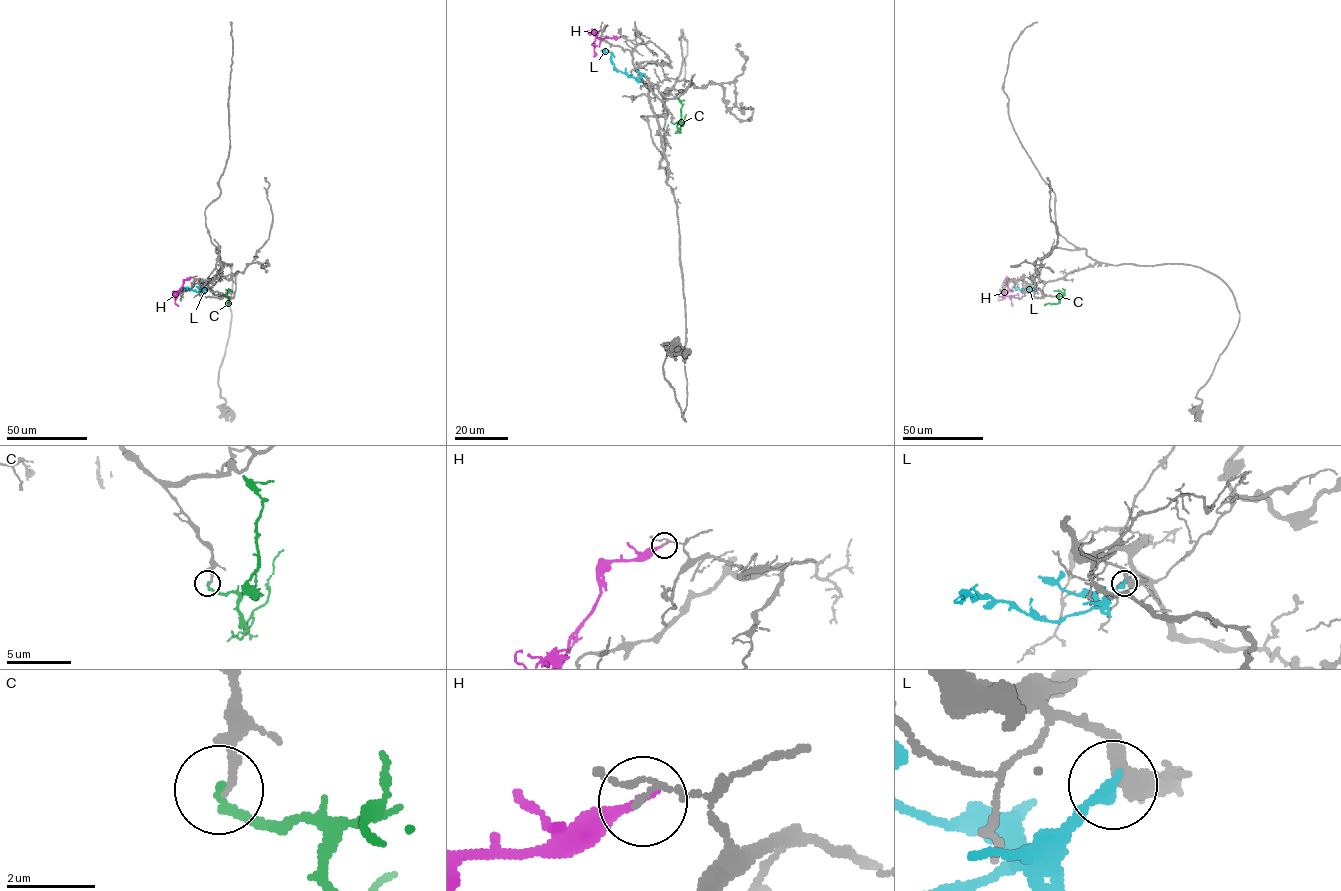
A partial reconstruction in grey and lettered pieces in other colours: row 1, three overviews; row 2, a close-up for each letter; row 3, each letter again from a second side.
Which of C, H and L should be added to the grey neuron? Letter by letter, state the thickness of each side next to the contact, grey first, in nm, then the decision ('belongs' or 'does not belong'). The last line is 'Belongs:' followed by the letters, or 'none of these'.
C: 170 nm thick on the grey side, 200 nm on the other; does not belong
H: 90 nm thick on the grey side, 220 nm on the other; does not belong
L: 360 nm thick on the grey side, 340 nm on the other; does not belong
Belongs: none of these

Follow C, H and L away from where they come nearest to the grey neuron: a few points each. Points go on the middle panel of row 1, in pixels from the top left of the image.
C: (671, 121), (681, 124), (681, 101), (684, 100)
H: (618, 37), (601, 39), (594, 31), (595, 39), (591, 45), (597, 46)
L: (645, 75), (628, 76), (614, 67), (612, 54), (606, 49), (603, 51), (605, 54)

